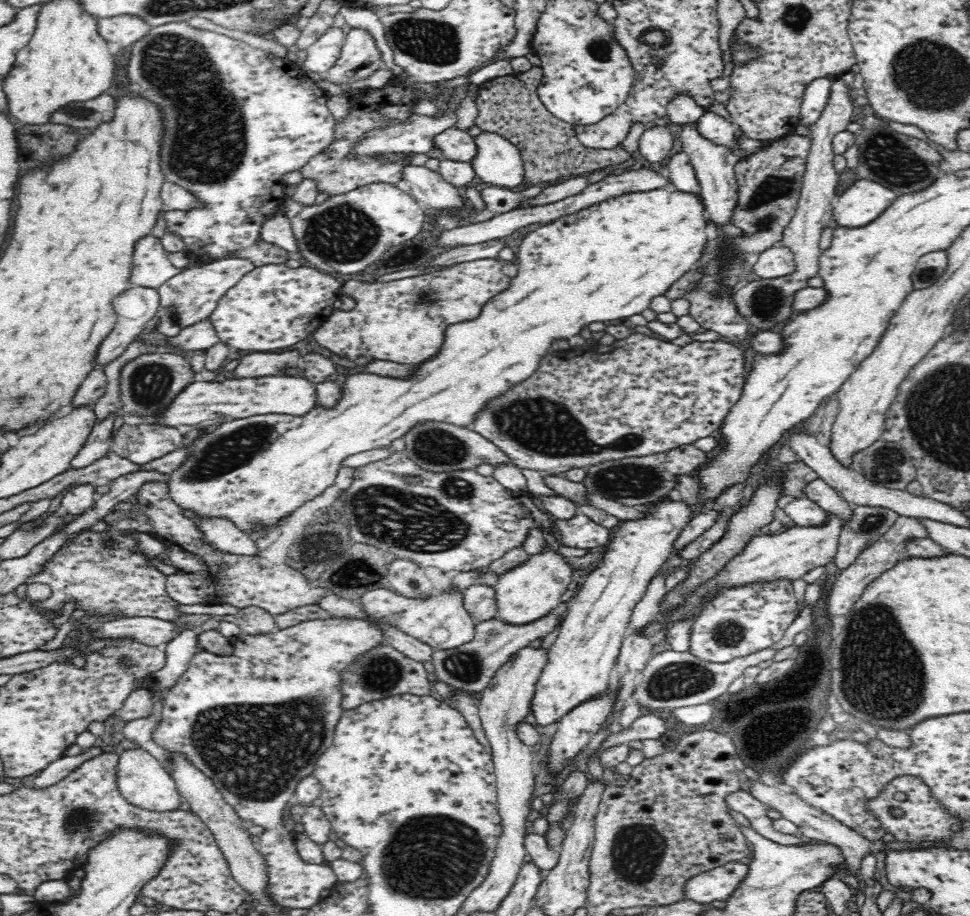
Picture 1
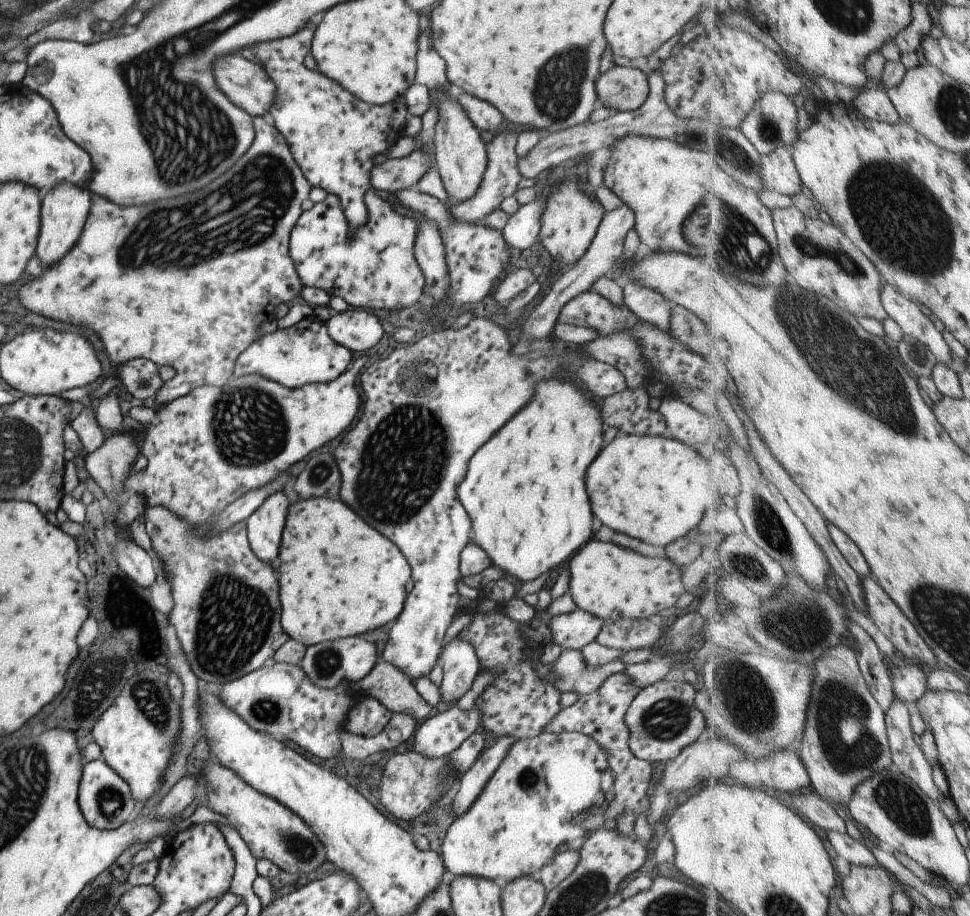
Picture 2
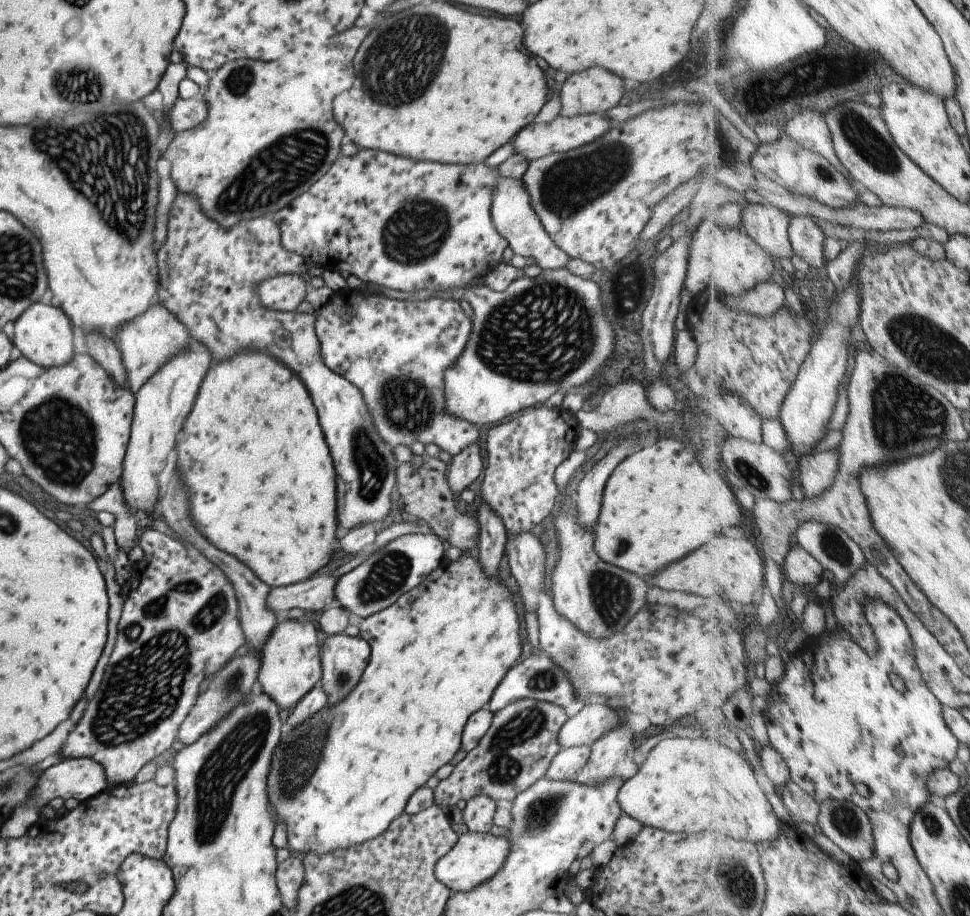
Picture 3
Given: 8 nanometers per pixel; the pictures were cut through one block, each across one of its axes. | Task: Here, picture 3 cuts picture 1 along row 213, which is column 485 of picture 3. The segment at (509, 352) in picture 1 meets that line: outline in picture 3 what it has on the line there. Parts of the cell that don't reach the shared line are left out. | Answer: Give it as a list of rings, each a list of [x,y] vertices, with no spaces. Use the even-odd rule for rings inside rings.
[[[471,551],[470,553],[461,552],[458,559],[453,561],[444,556],[439,566],[435,567],[433,572],[429,572],[427,578],[423,578],[423,582],[419,582],[419,586],[415,586],[405,594],[400,594],[399,598],[385,610],[354,621],[359,629],[358,636],[366,640],[370,648],[367,666],[363,669],[357,686],[337,704],[325,705],[317,714],[303,720],[301,724],[284,729],[283,735],[271,754],[271,764],[267,770],[267,802],[271,806],[271,816],[275,818],[275,822],[281,820],[285,824],[286,848],[293,852],[301,852],[301,854],[313,852],[317,856],[323,856],[337,848],[357,846],[361,842],[373,840],[379,834],[383,834],[387,830],[389,822],[403,813],[408,798],[419,787],[425,785],[425,782],[435,774],[438,768],[449,763],[453,754],[460,749],[461,732],[466,720],[475,710],[485,706],[499,681],[507,674],[507,670],[521,654],[519,620],[513,595],[503,584],[498,582],[497,577],[487,578],[483,574],[479,560]]]

